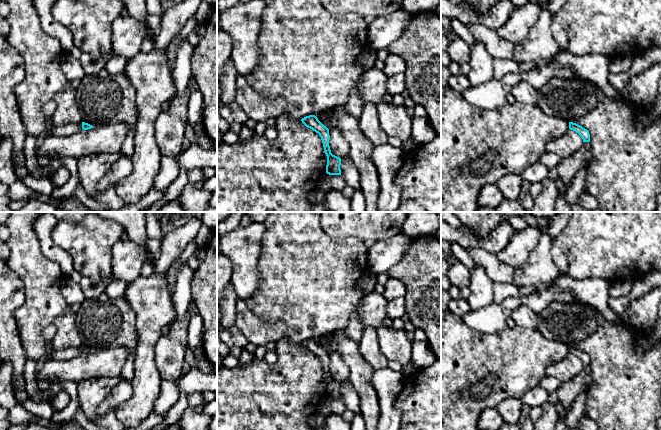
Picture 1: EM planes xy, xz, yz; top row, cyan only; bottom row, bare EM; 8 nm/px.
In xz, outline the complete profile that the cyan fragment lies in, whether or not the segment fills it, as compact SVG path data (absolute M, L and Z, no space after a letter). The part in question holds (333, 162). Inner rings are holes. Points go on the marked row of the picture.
M309 115L301 119L302 123L315 131L321 137L325 154L327 156L326 173L329 175L341 175L341 158L333 155L329 146L329 129L324 126L315 115Z

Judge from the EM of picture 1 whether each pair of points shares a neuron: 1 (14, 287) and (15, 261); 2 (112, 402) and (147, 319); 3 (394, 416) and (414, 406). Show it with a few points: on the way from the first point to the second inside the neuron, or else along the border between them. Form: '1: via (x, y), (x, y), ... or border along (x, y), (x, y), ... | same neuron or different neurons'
1: border along (10, 269), (21, 280), (24, 296) | different neurons
2: border along (132, 382), (132, 394), (120, 403) | different neurons
3: border along (400, 390), (395, 406), (400, 411), (402, 419) | different neurons

